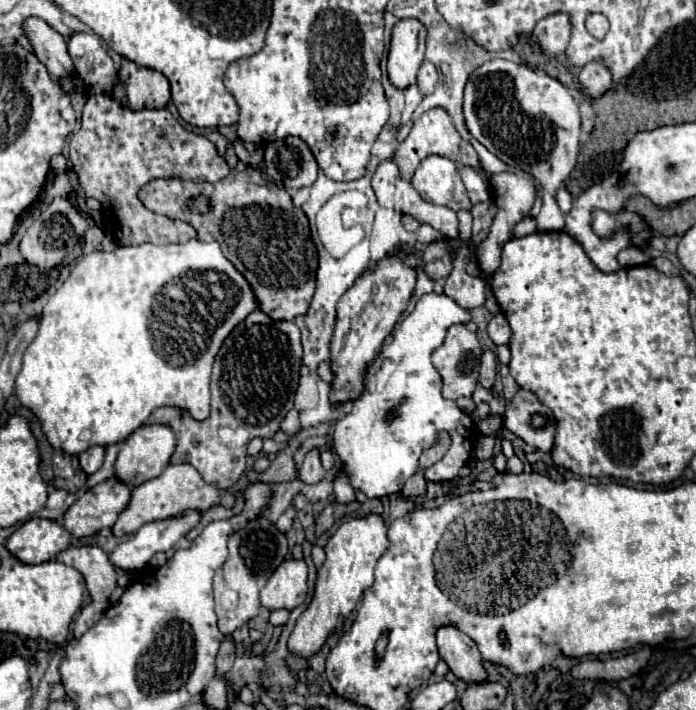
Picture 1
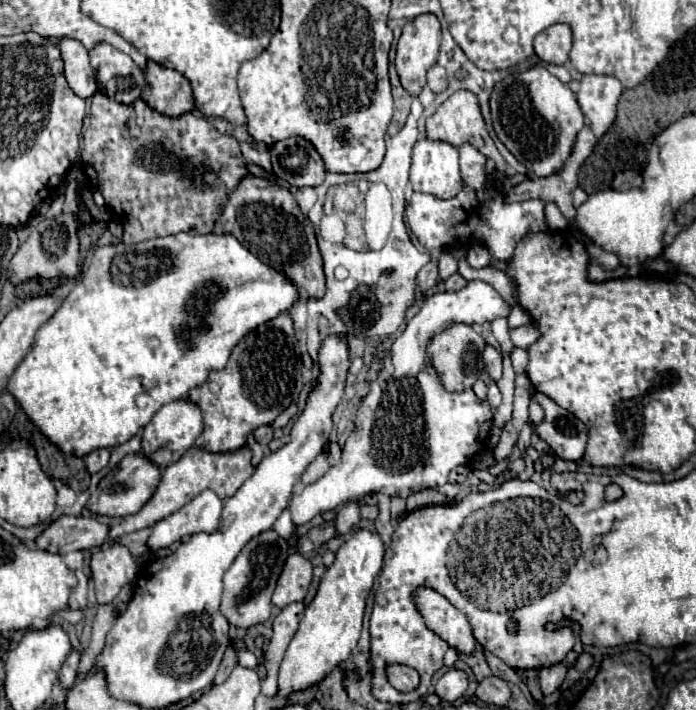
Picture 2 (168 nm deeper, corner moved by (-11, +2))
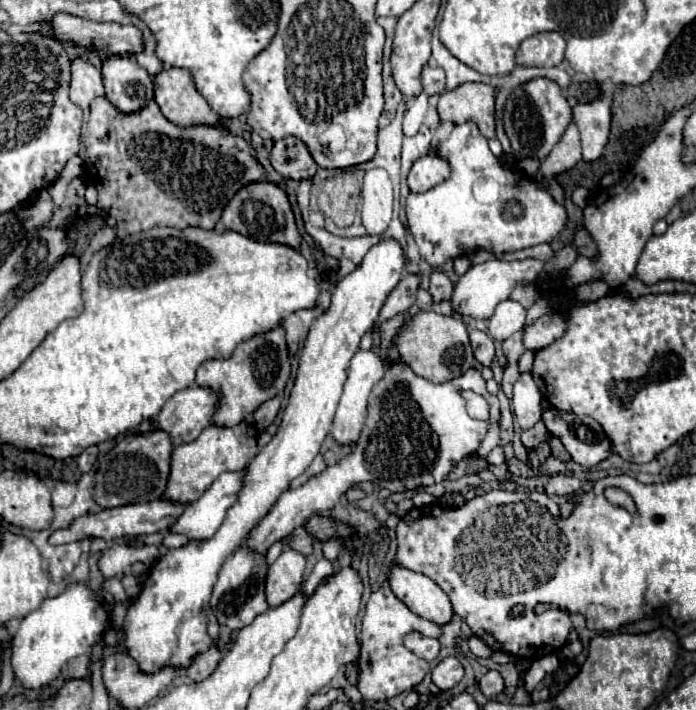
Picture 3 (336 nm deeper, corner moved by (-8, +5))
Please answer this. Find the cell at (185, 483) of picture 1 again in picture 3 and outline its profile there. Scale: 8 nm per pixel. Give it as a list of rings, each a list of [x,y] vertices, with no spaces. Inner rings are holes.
[[[240,422],[230,428],[210,424],[194,442],[176,446],[172,452],[172,468],[164,498],[180,498],[180,502],[198,500],[224,470],[240,470],[240,466],[250,464],[258,450],[256,436],[258,432],[250,422]]]

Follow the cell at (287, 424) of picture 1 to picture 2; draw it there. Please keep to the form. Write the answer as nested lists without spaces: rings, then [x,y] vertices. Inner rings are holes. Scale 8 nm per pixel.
[[[295,403],[289,405],[289,407],[287,407],[287,409],[285,409],[277,419],[275,419],[275,425],[273,425],[273,427],[275,427],[275,429],[277,429],[277,427],[285,427],[285,425],[287,425],[287,423],[297,415],[297,413],[299,413],[297,405],[295,405]]]

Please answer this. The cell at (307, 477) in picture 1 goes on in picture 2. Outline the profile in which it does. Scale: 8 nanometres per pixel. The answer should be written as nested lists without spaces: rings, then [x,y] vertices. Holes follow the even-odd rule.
[[[321,453],[321,455],[317,455],[317,459],[305,469],[305,473],[303,473],[303,477],[301,477],[301,481],[305,483],[305,485],[309,485],[309,483],[315,483],[317,479],[321,479],[327,471],[329,471],[329,461],[327,461],[327,457]]]

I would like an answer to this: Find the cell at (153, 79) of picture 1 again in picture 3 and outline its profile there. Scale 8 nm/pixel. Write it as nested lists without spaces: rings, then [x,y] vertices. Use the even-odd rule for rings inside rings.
[[[168,68],[158,74],[154,78],[154,98],[162,114],[178,126],[206,124],[222,128],[222,118],[198,94],[190,72],[184,68]]]

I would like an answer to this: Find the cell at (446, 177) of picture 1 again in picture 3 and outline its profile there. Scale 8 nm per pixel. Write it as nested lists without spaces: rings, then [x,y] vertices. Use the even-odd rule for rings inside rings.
[[[426,154],[414,162],[414,166],[408,174],[410,192],[426,192],[426,190],[438,186],[440,182],[444,182],[448,178],[448,174],[450,174],[448,164],[442,158]]]

